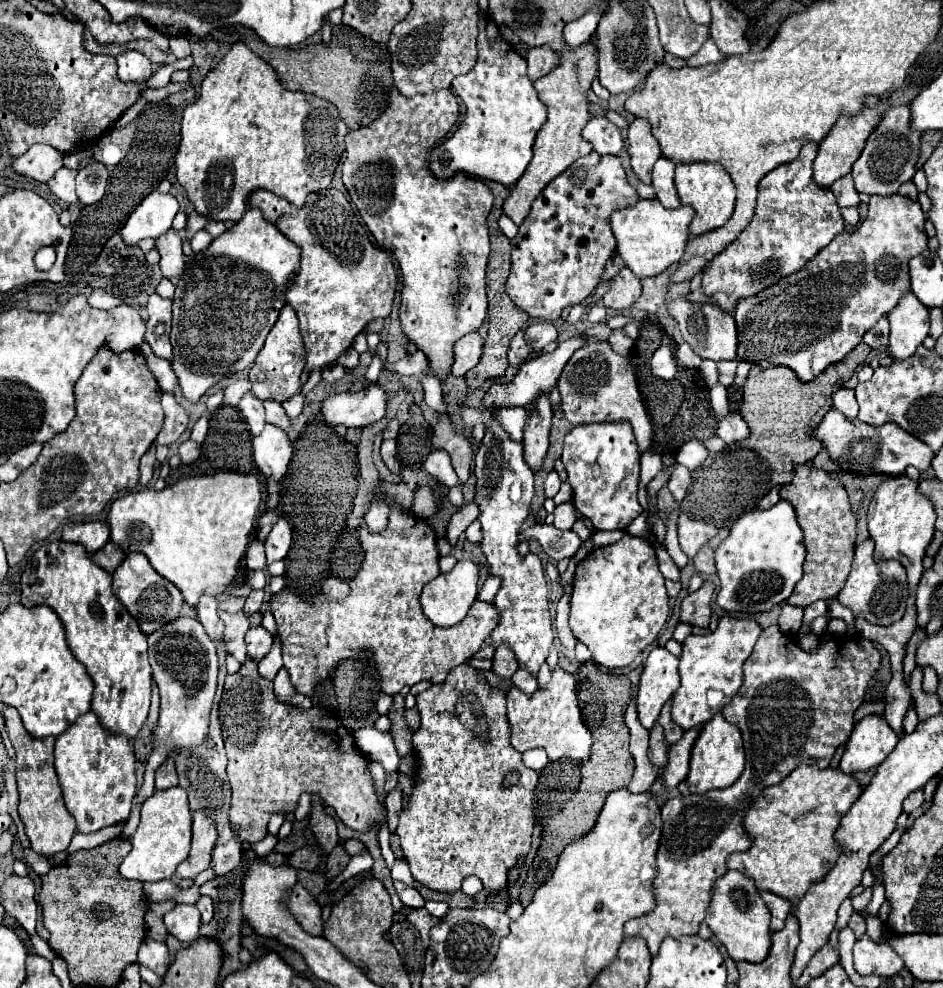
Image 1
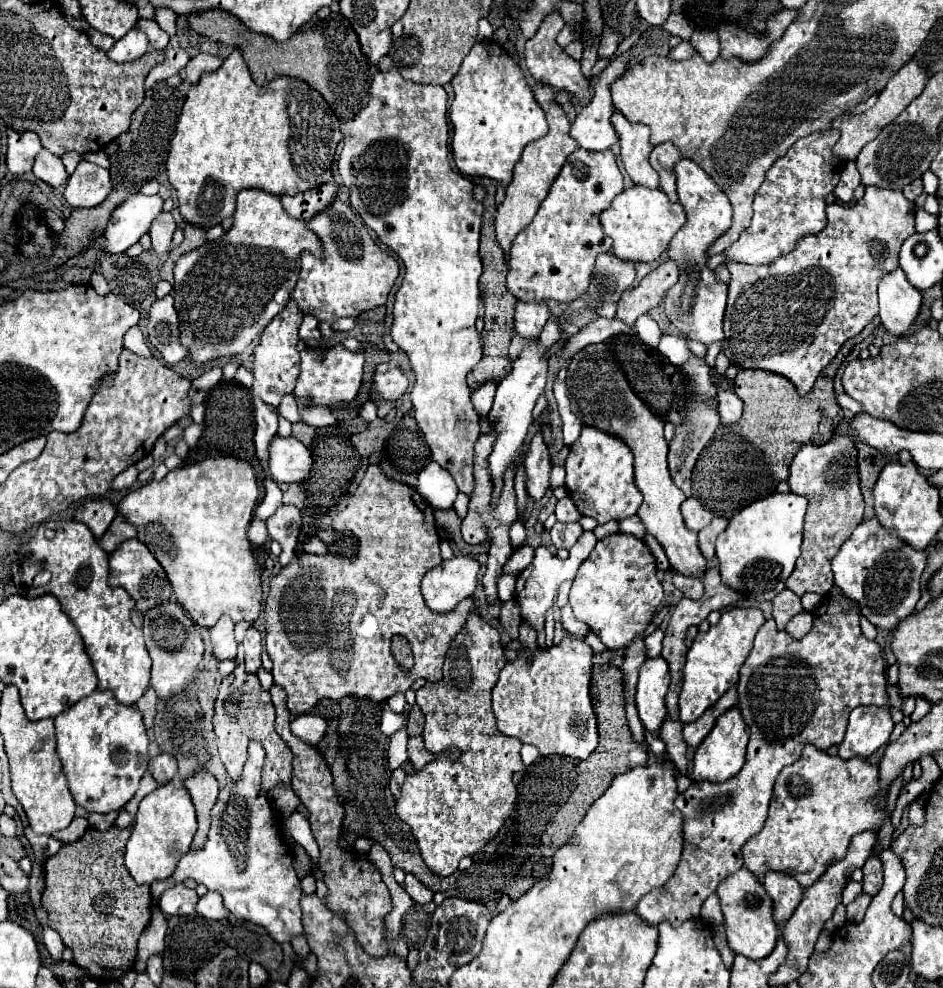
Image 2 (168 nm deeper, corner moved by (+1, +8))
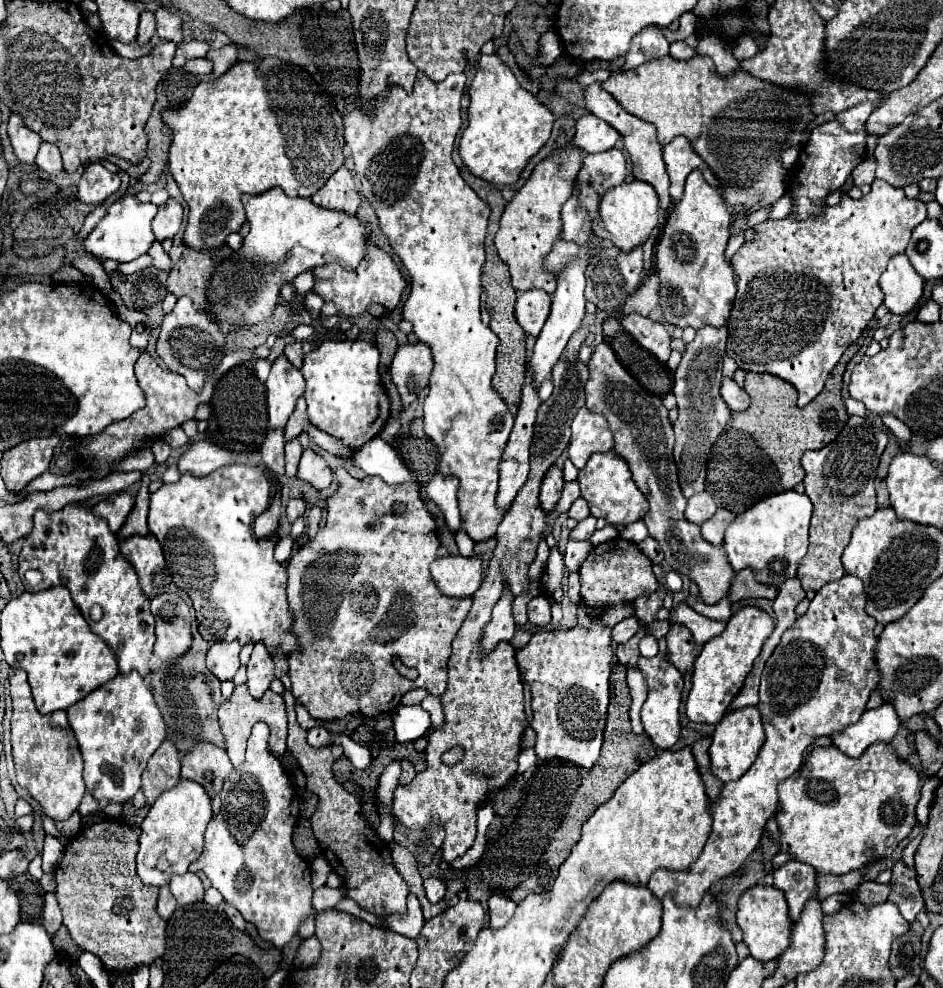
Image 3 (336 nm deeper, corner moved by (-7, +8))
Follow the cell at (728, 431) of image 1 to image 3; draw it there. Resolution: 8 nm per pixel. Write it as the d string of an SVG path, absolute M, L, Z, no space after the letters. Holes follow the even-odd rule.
M727 377L721 383L721 397L729 405L731 411L745 411L751 403L749 395L743 391L743 387L739 387L733 379L727 379Z

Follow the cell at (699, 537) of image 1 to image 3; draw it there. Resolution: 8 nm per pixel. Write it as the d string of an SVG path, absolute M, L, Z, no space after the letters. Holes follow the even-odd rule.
M697 493L687 501L685 519L701 525L703 521L707 521L715 513L715 509L717 509L717 505L709 493Z

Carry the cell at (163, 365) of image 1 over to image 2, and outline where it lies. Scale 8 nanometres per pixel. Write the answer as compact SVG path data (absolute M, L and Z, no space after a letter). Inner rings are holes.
M131 327L127 333L125 333L125 347L129 349L129 351L133 351L135 355L139 355L139 357L143 357L143 359L149 359L149 357L153 357L151 355L151 349L147 347L147 343L145 343L145 337L143 337L143 333L139 331L139 327Z

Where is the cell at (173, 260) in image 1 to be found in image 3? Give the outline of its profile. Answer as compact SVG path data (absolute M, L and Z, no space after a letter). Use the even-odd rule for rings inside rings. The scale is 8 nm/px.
M169 197L163 205L159 205L159 211L153 219L153 233L157 241L173 237L181 229L181 221L183 221L183 205Z

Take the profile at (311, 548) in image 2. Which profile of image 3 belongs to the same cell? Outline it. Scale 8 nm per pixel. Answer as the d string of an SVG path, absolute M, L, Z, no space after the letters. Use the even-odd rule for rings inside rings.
M309 505L307 511L307 535L313 537L319 531L319 519L321 519L321 507L319 505Z

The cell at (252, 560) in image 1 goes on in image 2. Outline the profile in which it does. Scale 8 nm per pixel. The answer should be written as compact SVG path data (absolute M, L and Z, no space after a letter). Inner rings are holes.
M255 517L255 519L251 521L251 525L249 525L247 535L249 535L251 545L263 545L263 543L267 541L267 529L265 529L265 523L263 523L261 519Z

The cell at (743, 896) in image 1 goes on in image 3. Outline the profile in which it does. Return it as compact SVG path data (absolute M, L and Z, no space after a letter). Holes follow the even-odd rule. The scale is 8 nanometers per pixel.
M755 885L743 893L739 899L737 923L743 931L743 941L751 951L751 957L757 961L773 961L789 947L791 943L791 919L787 915L787 901L783 891L771 885Z

